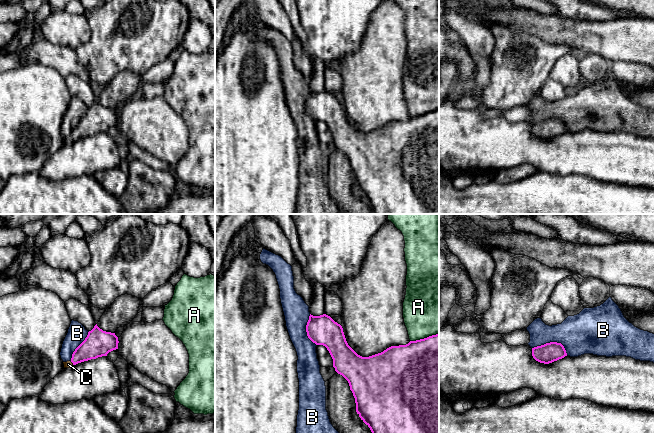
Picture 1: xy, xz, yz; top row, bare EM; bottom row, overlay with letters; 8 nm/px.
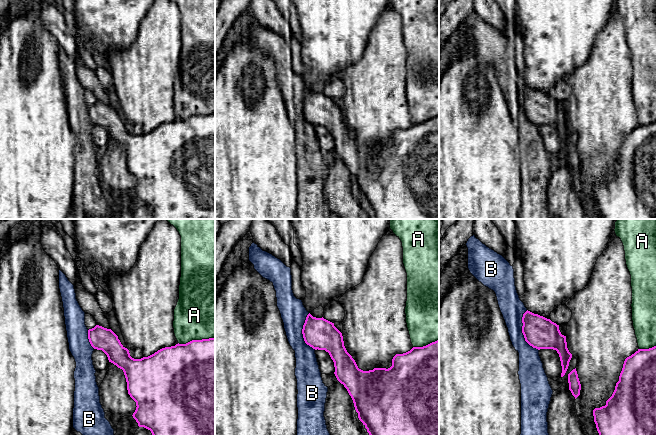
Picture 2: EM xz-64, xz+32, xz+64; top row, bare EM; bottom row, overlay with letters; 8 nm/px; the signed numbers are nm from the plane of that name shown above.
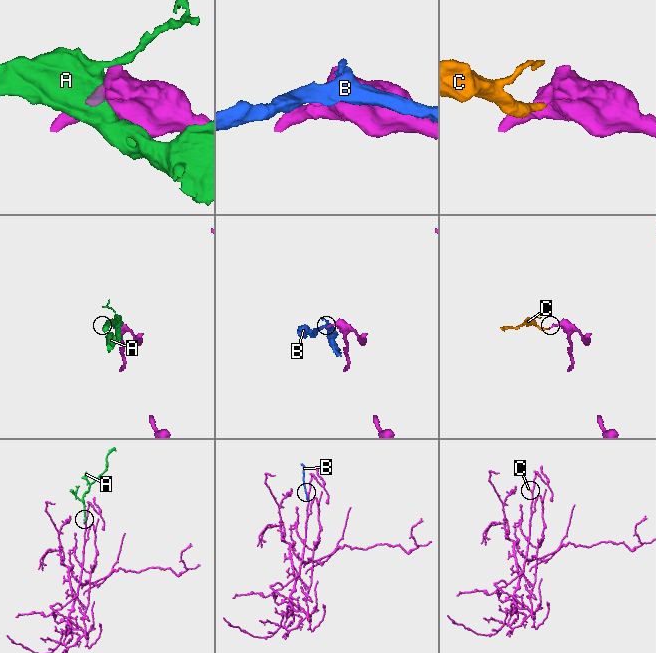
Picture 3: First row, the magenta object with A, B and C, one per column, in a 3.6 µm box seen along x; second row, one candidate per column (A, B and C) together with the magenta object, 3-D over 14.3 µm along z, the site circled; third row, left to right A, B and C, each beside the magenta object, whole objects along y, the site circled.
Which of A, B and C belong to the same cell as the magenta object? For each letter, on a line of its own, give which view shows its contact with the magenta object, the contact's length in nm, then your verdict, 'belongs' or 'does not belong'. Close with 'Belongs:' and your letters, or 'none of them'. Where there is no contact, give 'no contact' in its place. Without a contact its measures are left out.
A: xz | 240 nm | does not belong
B: yz | 300 nm | does not belong
C: xy | 40 nm | belongs
Belongs: C

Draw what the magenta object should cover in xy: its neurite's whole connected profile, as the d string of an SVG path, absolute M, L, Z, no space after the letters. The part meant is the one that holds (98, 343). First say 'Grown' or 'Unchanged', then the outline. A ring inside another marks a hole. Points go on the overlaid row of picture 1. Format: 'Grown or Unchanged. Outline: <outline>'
Grown. Outline: M96 324L88 332L85 340L75 349L71 360L63 362L64 368L71 368L78 363L107 356L109 352L118 349L118 343L115 333L103 331Z

